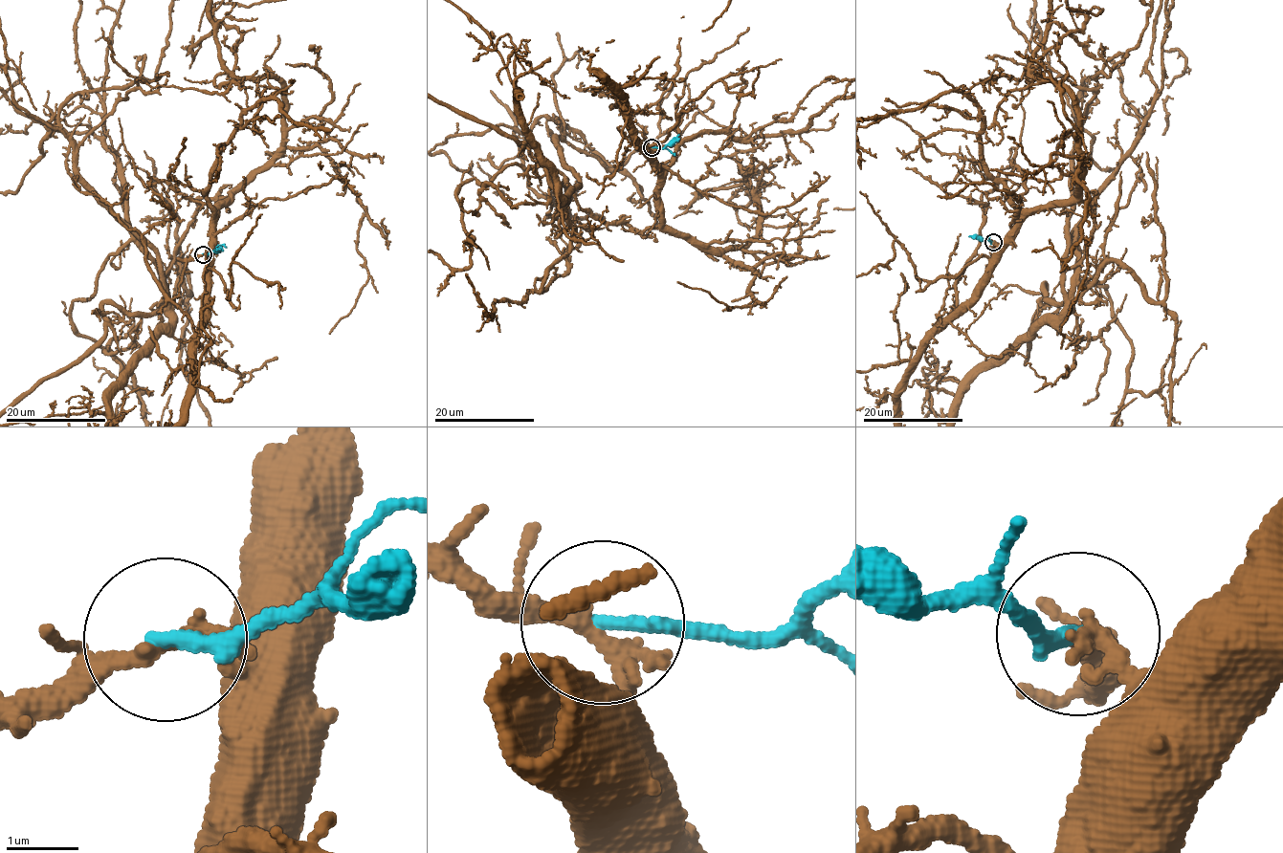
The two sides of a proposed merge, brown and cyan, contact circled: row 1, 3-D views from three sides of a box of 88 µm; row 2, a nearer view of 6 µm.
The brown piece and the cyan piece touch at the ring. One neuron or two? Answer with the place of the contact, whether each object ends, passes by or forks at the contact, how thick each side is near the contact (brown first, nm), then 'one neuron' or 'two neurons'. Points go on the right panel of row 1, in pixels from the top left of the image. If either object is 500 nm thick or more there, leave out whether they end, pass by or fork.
(993, 242) | brown forks | cyan ends | 200/200 nm | two neurons

